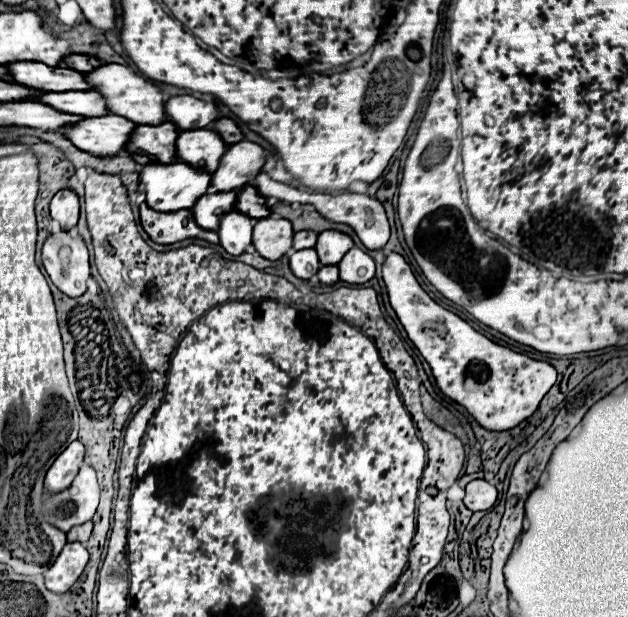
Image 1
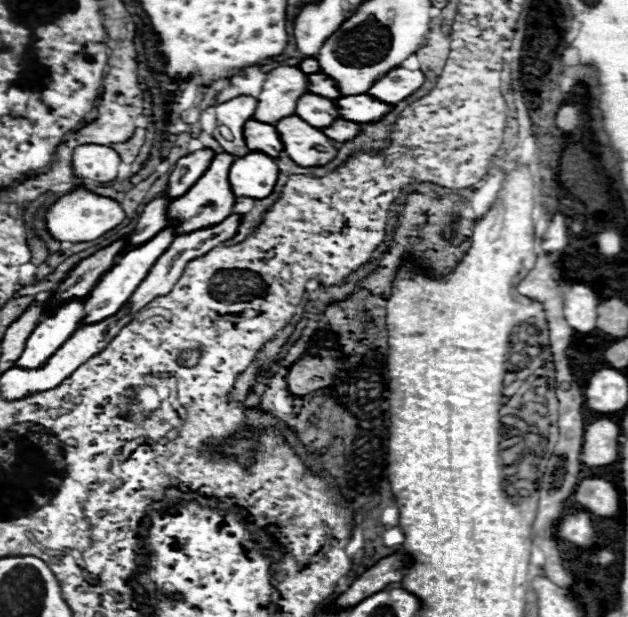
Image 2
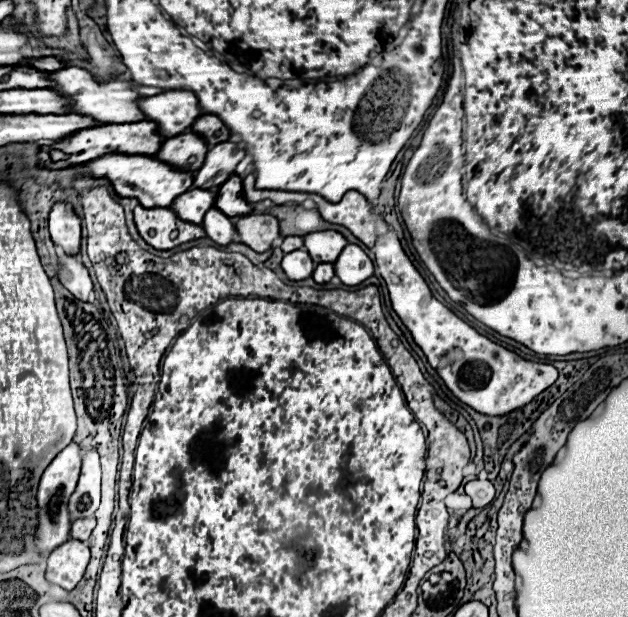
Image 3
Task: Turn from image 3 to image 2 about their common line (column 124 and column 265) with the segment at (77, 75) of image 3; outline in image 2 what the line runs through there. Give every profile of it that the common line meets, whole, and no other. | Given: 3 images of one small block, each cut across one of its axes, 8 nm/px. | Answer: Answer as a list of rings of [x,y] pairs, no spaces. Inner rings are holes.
[[[280,66],[272,70],[258,96],[254,120],[274,124],[296,114],[296,104],[304,94],[308,94],[308,76],[302,70],[294,66]]]

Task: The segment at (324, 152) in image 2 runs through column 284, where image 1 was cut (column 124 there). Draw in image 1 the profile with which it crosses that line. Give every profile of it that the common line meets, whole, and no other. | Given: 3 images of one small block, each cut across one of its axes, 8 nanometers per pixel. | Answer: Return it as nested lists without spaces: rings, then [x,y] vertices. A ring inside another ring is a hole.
[[[112,114],[96,120],[86,118],[76,124],[76,128],[62,128],[62,134],[66,134],[76,148],[96,158],[112,158],[126,152],[126,144],[136,126],[138,124]]]

